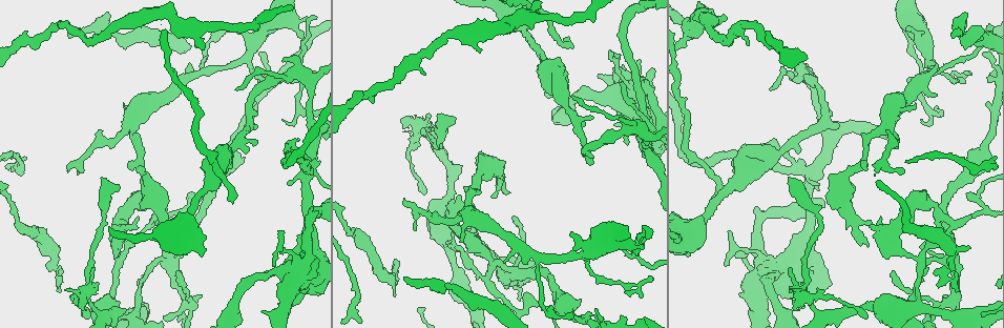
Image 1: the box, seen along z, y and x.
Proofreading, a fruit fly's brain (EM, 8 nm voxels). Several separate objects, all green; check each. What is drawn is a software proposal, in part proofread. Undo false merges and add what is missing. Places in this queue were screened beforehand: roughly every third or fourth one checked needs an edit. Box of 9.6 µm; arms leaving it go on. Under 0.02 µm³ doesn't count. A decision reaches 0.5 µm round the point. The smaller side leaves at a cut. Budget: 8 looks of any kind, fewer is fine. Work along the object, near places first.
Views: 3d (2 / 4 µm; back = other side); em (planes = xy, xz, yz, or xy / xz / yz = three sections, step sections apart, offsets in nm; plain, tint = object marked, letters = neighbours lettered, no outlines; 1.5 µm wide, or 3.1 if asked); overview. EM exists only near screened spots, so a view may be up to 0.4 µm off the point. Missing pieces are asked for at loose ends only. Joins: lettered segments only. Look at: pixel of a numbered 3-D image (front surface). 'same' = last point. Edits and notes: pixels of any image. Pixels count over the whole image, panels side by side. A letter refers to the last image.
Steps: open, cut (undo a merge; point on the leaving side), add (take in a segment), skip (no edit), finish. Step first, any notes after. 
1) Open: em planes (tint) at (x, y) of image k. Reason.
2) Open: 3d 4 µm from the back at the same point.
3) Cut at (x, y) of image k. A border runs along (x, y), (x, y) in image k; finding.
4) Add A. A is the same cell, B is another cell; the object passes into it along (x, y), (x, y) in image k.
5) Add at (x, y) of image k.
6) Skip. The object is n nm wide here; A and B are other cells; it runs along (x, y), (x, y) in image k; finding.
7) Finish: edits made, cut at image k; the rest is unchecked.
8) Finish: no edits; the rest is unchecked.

Open: 3d 4 µm at (300, 293) of image 1. Sudden change in width.

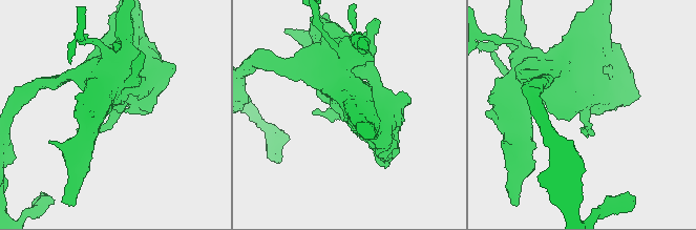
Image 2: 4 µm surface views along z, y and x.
Open: em yz step 8 (tint) at (582, 111) of image 2.

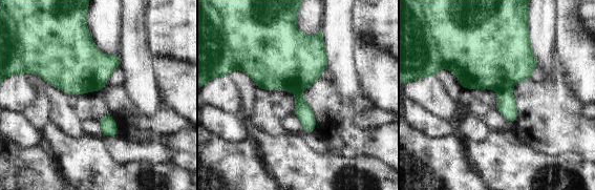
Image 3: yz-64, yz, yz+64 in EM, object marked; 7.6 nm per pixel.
Open: em planes (letters) at the same point.

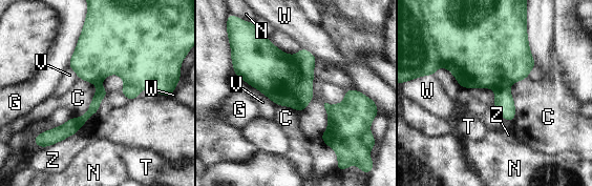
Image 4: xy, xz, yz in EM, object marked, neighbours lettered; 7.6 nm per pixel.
Cut at (305, 60) of image 4. C, G, N, T, V, W and Z are other cells; a border runs along (293, 56), (300, 111) in image 4; two cells meet here.

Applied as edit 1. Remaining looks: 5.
Open: 3d 4 µm at (920, 261) of image 1. Free end.

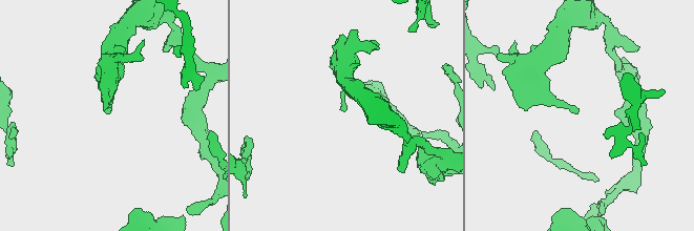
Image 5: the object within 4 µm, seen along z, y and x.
Open: em planes (plain) at (344, 111) of image 5. Need the tissue.

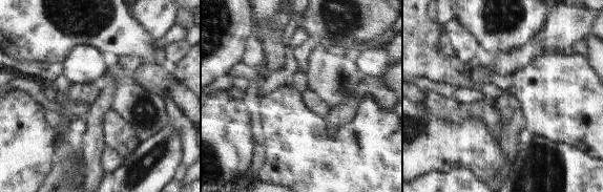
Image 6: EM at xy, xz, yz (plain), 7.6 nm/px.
Open: em planes (letters) at the same point.

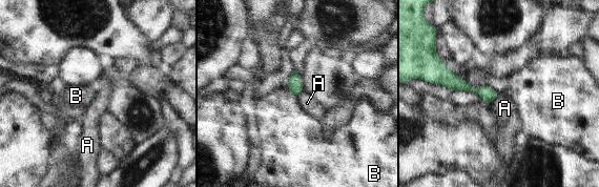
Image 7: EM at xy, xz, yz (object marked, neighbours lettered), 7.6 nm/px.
Skip. A and B are other cells; a border runs along (286, 89), (296, 97) in image 7; no lettered segment goes on from it.

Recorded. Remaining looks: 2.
Open: em planes (plain) at (488, 258) of image 1. Thin neck.

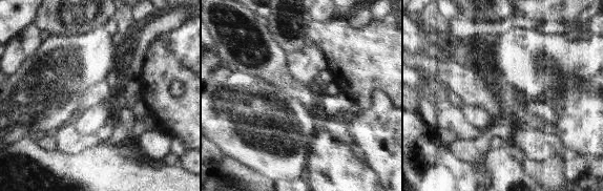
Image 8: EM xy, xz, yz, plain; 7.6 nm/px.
Open: em planes (letters) at the same point. What lies round it.

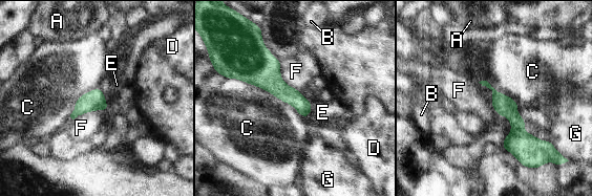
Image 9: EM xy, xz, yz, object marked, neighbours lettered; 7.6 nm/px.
Skip. A, B, C, D, E, F and G are other cells; a border runs along (226, 78), (269, 91), (302, 117) in image 9; all the same cell.

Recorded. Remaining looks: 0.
Finish: edits made, cut at image 4; the rest is unchecked.

